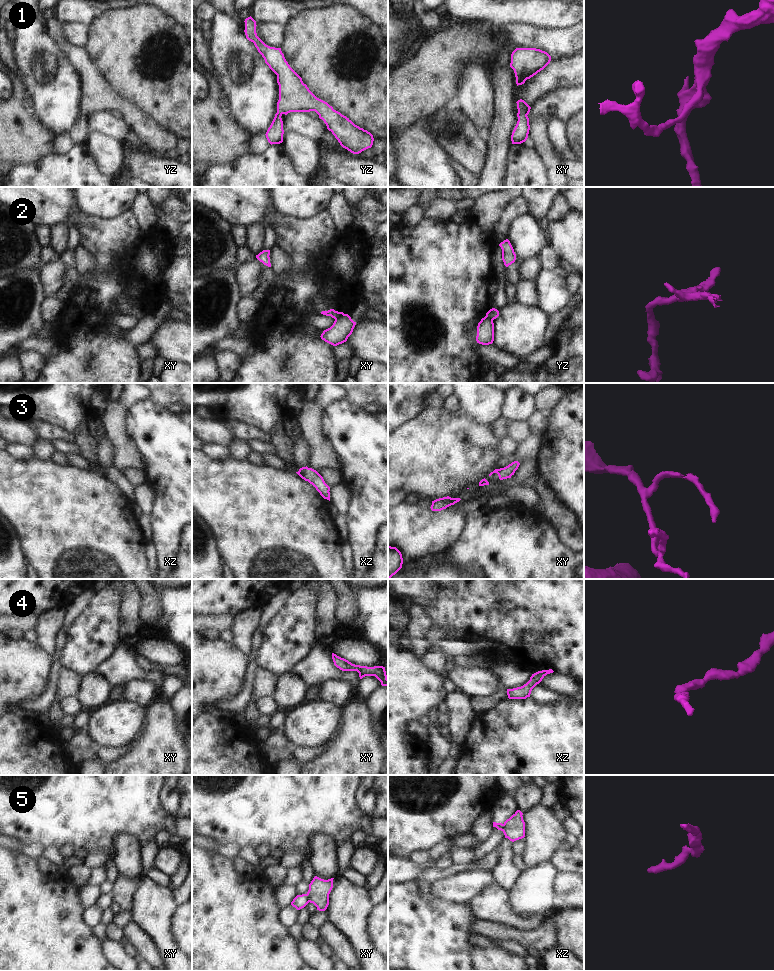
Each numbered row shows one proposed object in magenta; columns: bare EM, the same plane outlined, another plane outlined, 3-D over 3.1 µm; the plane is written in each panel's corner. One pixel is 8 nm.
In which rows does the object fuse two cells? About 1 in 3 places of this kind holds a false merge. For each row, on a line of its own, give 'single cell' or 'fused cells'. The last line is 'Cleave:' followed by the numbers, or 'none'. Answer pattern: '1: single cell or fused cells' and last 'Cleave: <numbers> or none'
1: single cell
2: fused cells
3: single cell
4: single cell
5: fused cells
Cleave: 2, 5

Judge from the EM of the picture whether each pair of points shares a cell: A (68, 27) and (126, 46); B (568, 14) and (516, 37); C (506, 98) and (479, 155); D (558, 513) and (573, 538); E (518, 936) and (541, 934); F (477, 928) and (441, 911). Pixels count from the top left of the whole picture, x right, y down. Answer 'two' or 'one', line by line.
A: two
B: two
C: two
D: one
E: one
F: two

